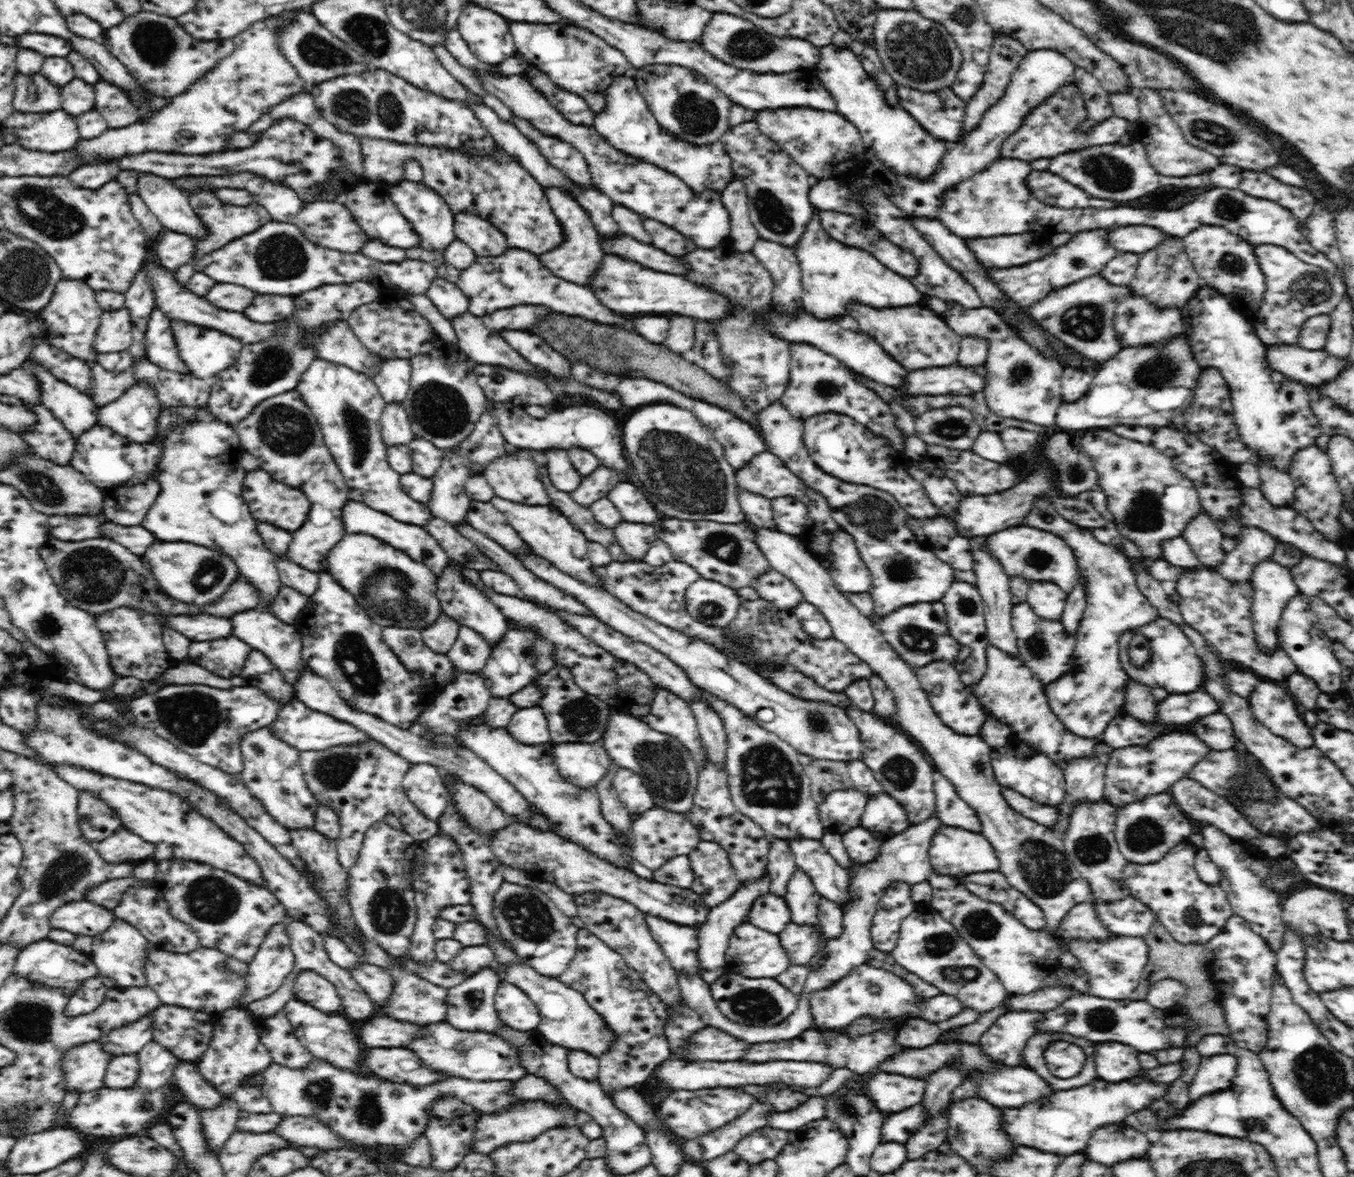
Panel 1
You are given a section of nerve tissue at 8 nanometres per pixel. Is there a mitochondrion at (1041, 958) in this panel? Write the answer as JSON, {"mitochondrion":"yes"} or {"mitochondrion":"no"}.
{"mitochondrion":"no"}

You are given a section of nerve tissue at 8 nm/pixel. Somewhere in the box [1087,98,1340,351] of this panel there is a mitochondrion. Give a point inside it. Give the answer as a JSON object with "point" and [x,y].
{"point":[1312,289]}

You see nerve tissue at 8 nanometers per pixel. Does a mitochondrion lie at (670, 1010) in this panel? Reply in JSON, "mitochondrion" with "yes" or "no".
{"mitochondrion":"no"}

